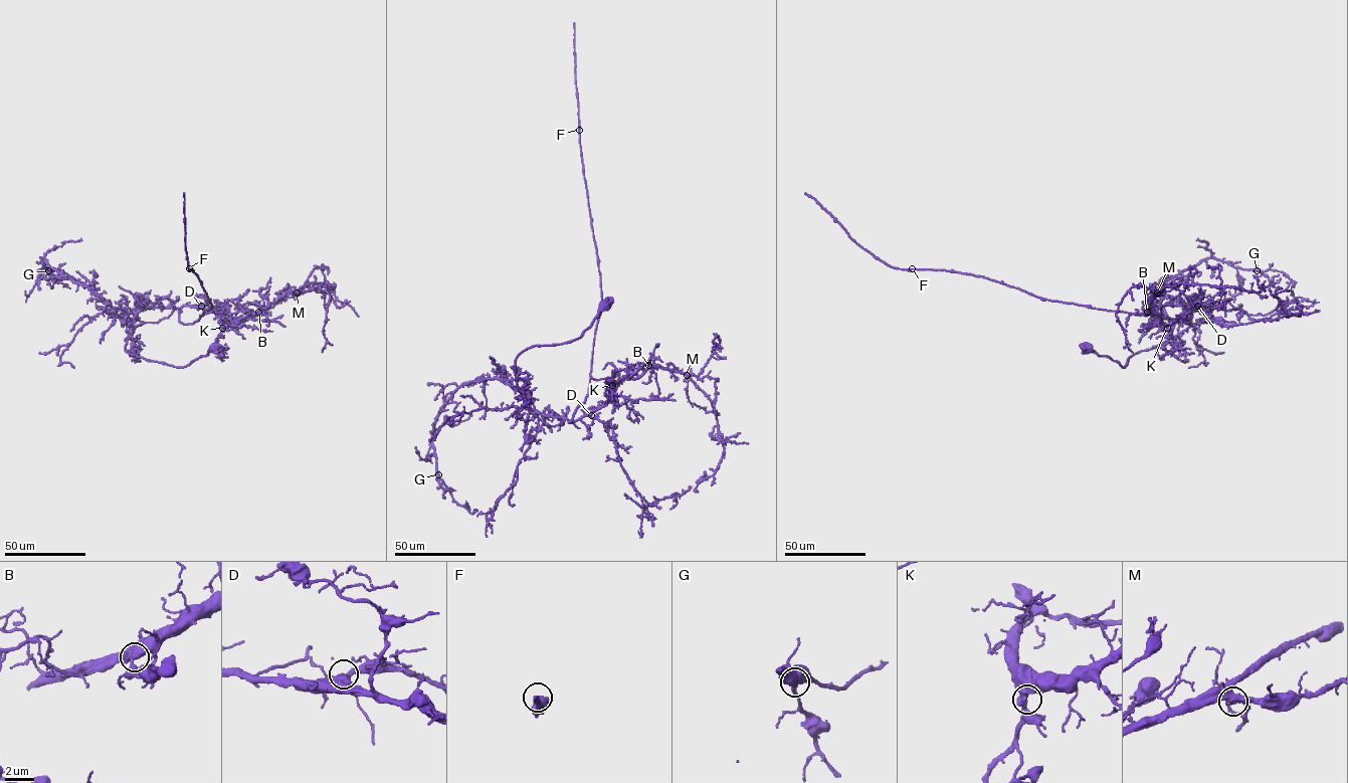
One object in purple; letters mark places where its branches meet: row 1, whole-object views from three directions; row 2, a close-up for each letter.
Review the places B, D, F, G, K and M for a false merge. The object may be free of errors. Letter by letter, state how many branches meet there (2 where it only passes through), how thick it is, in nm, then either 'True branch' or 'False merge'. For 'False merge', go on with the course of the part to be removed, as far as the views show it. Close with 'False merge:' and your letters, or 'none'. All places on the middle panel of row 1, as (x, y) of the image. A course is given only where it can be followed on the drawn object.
B: Branches: 2. Thickness 360 nm. True branch
D: Branches: 2. Thickness 550 nm. True branch
F: Branches: 2. Thickness 320 nm. True branch
G: Branches: 2. Thickness 480 nm. True branch
K: Branches: 2. Thickness 500 nm. True branch
M: Branches: 3. Thickness 300 nm. True branch
False merge: none

